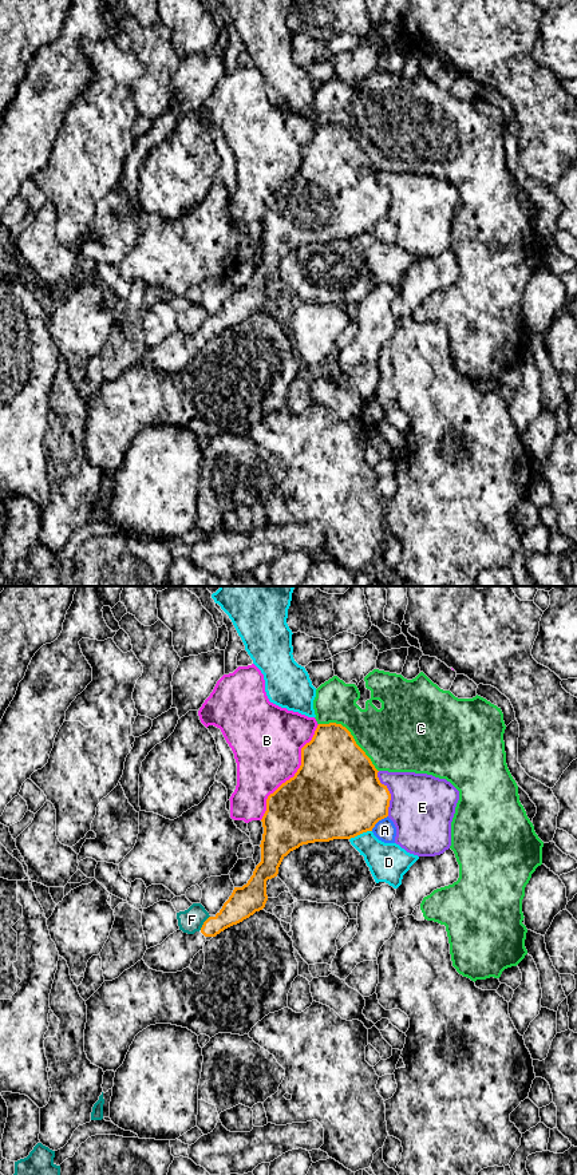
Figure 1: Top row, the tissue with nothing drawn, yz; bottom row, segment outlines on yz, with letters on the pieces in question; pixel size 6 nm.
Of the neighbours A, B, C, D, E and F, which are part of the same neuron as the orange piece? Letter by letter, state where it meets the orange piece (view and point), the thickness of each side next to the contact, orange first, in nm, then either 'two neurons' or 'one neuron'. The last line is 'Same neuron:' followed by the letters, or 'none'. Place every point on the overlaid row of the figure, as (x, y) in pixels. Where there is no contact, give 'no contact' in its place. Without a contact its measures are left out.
A: contact yz (378, 821); calibres 480 and 140 nm; two neurons
B: contact yz (295, 774); calibres 500 and 420 nm; two neurons
C: contact yz (352, 736); calibres 440 and 380 nm; two neurons
D: contact yz (360, 833); calibres 500 and 240 nm; two neurons
E: contact yz (390, 794); calibres 420 and 380 nm; two neurons
F: contact yz (204, 922); calibres 170 and 140 nm; two neurons
Same neuron: none

